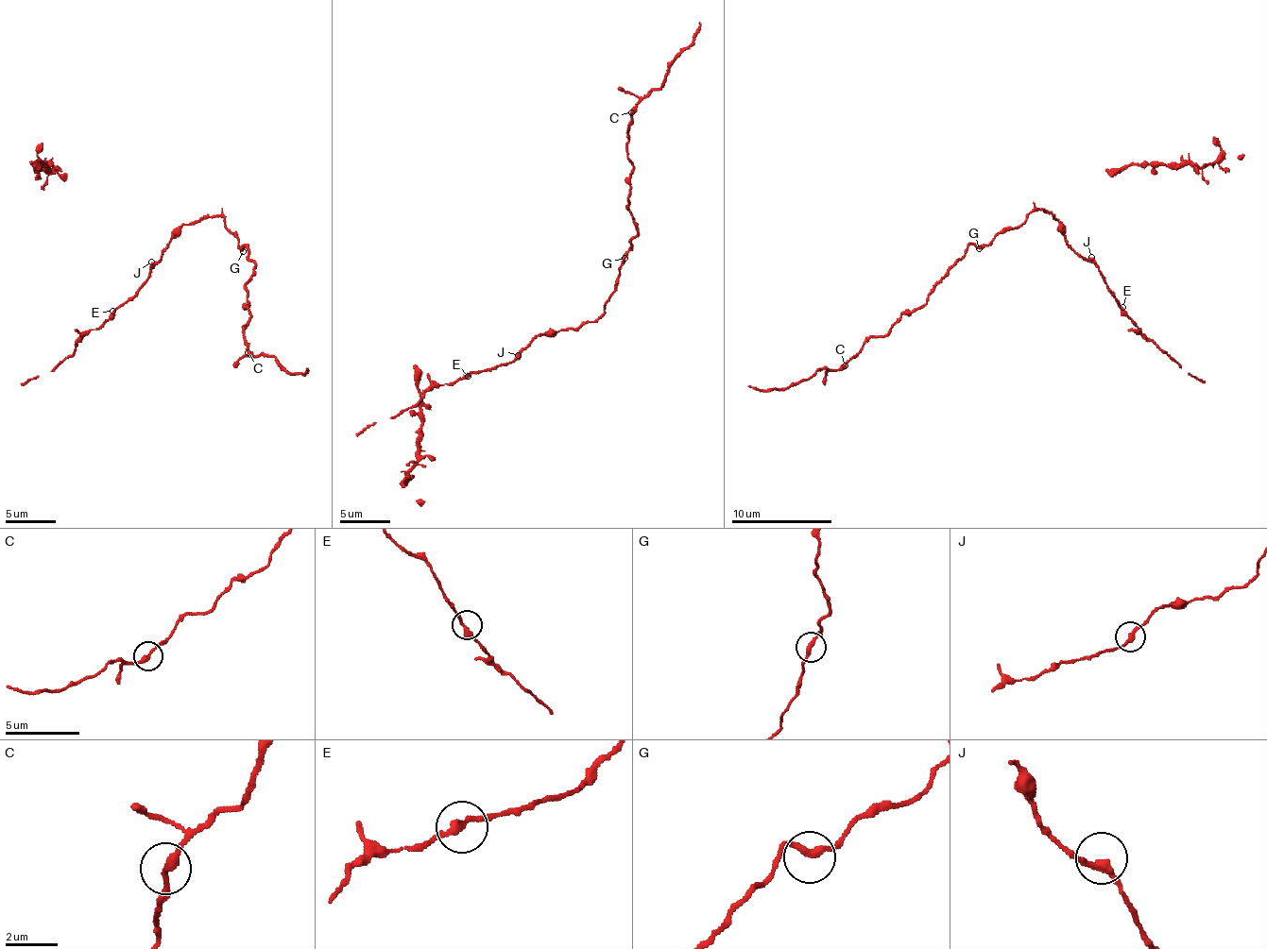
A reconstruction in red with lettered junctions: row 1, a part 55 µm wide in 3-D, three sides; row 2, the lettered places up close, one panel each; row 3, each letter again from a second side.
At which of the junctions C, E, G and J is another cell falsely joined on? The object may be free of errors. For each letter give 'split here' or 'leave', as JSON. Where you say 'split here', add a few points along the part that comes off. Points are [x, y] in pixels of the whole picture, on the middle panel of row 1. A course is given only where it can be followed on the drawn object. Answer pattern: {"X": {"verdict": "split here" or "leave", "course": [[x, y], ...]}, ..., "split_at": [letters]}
{"C": {"verdict": "split here", "course": [[630, 112], [659, 89], [678, 56], [693, 40], [701, 23]]}, "E": {"verdict": "leave"}, "G": {"verdict": "leave"}, "J": {"verdict": "leave"}, "split_at": ["C"]}

